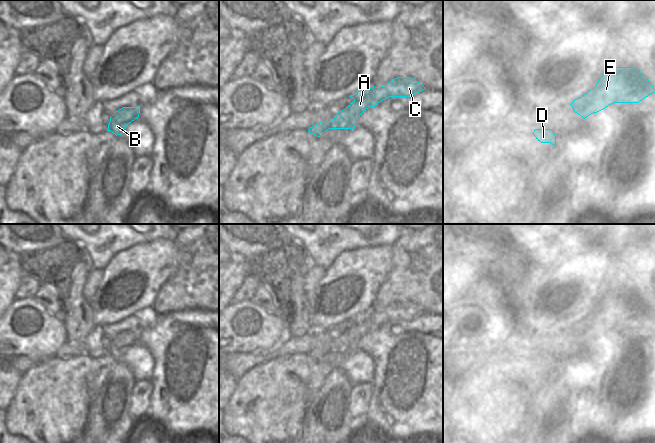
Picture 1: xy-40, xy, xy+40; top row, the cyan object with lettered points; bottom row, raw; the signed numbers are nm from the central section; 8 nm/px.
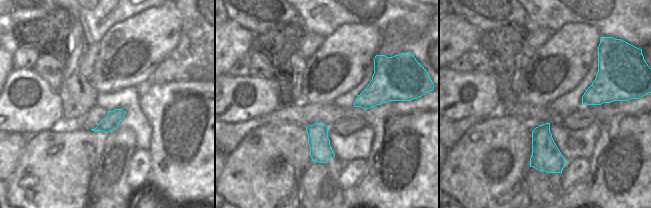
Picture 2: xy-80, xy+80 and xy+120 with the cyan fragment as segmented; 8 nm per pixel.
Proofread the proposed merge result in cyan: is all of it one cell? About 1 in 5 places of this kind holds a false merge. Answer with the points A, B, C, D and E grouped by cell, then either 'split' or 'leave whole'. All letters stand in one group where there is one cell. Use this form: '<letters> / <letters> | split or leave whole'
A B C E / D | split

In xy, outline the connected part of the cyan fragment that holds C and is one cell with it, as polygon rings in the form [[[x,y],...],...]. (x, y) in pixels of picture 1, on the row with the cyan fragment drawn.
[[[397,77],[381,87],[371,86],[367,91],[357,91],[349,97],[354,101],[338,111],[330,129],[353,129],[358,118],[369,108],[375,107],[389,97],[411,97],[426,88],[411,77]]]

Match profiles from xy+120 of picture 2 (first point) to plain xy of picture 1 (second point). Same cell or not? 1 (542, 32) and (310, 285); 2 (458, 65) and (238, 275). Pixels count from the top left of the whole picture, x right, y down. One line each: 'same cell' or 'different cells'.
1: same cell
2: different cells

